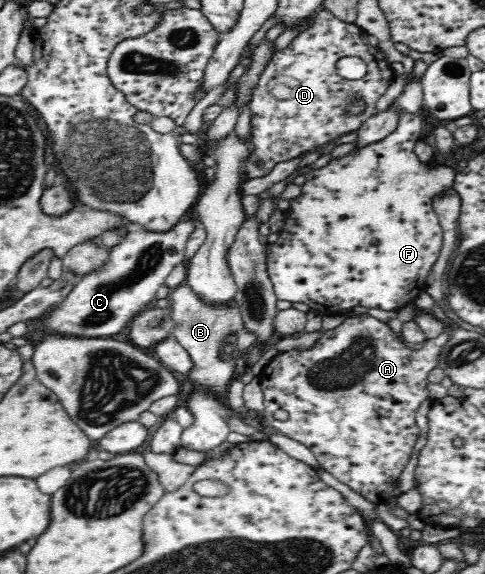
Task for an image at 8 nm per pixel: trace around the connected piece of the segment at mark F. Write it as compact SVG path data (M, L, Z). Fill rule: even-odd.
M402 113L400 123L394 133L387 135L380 141L369 143L359 148L354 148L346 155L332 158L328 165L315 168L305 175L306 183L302 185L302 194L295 200L290 200L290 208L286 211L285 223L279 231L280 237L275 243L268 243L265 255L266 271L273 283L273 291L277 300L288 301L290 303L303 303L311 308L312 311L324 315L339 315L341 311L354 310L355 307L365 307L384 311L398 312L408 305L415 302L425 291L430 271L434 263L438 261L438 255L443 247L443 230L439 217L434 212L433 202L436 195L450 190L455 182L457 170L451 165L434 166L423 163L416 154L416 142L423 137L425 120L416 115Z

